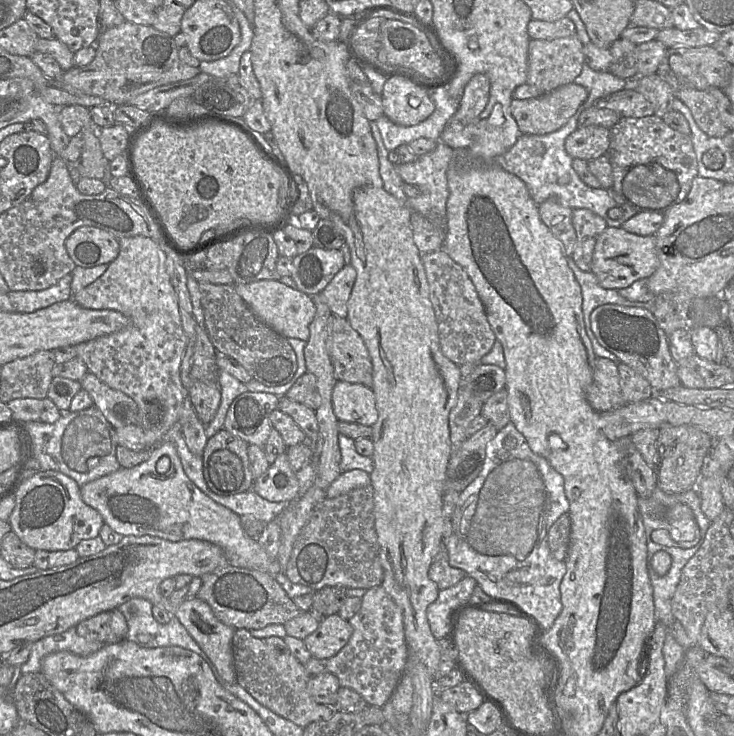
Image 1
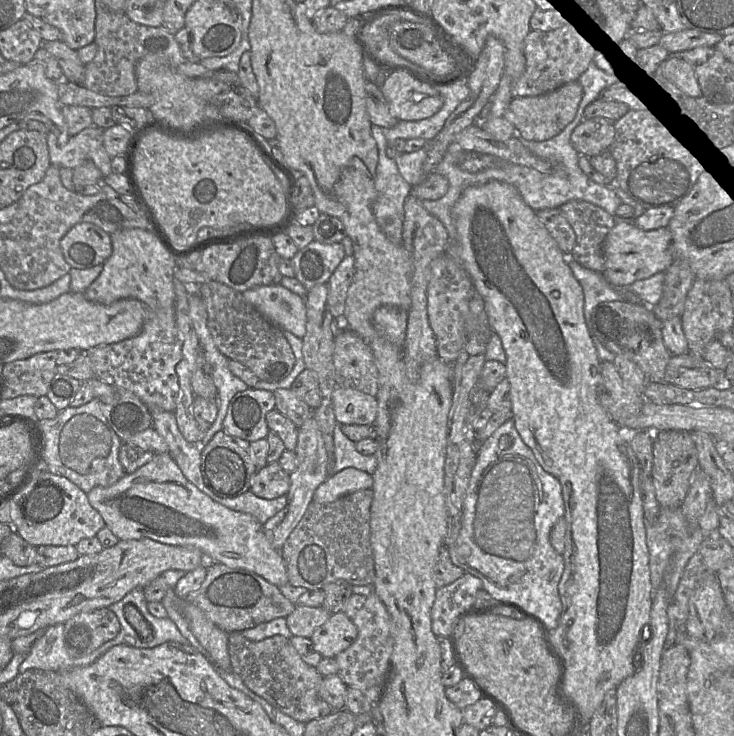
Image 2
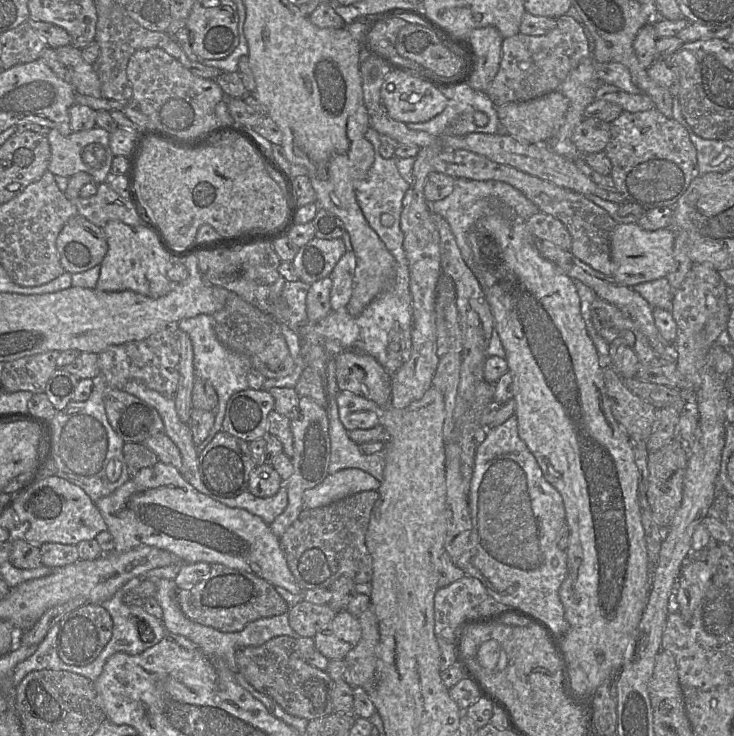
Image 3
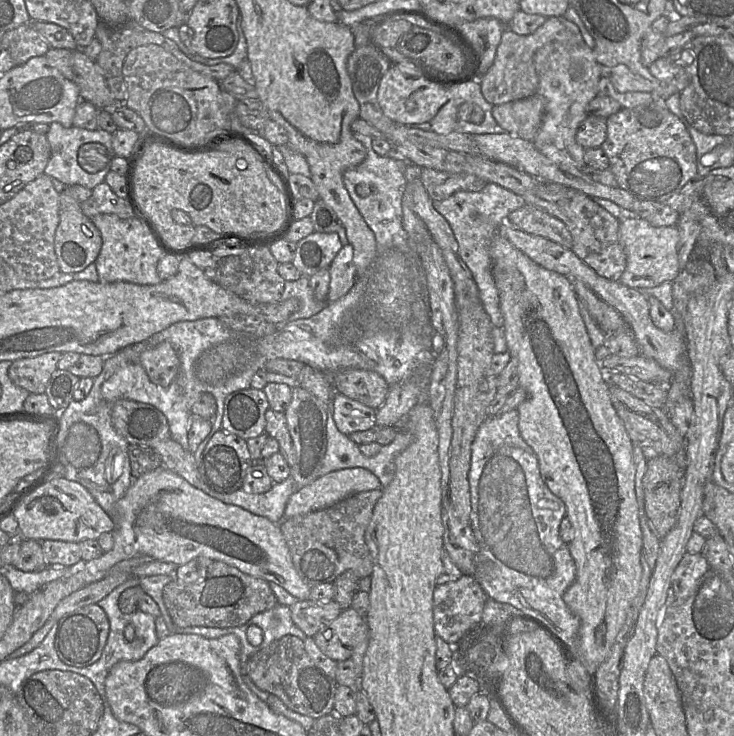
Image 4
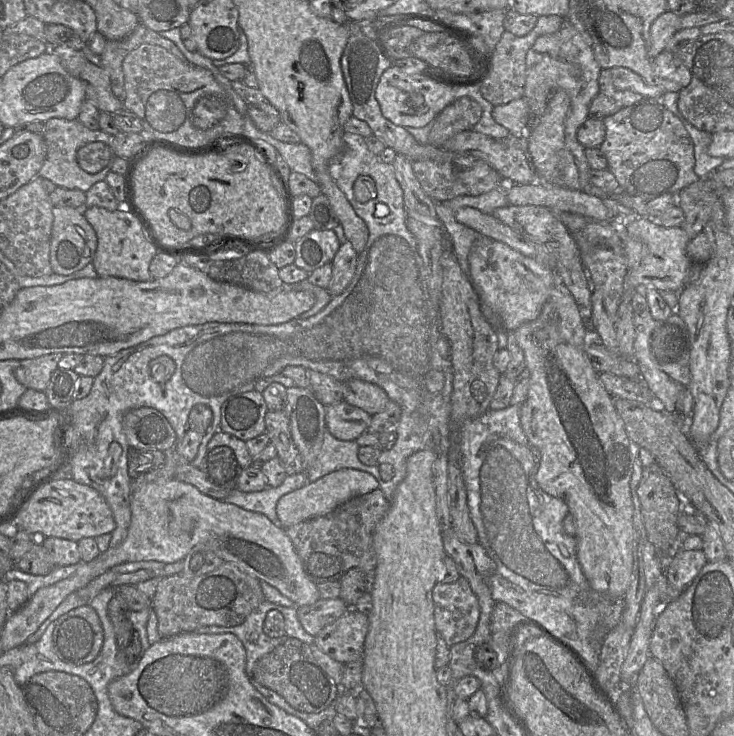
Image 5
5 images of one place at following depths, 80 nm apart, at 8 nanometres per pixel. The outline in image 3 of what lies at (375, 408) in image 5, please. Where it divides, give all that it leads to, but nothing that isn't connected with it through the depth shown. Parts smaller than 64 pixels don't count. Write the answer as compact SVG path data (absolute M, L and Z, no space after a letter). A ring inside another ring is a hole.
M343 351L335 357L340 391L349 391L373 401L381 409L390 404L391 375L372 356Z

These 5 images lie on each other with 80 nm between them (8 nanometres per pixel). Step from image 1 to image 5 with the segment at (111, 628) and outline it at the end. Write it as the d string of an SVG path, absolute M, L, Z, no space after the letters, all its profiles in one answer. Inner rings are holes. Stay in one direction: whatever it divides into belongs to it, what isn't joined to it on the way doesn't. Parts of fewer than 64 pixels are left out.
M90 605L75 608L55 621L54 650L66 662L92 662L99 655L103 642L101 621Z

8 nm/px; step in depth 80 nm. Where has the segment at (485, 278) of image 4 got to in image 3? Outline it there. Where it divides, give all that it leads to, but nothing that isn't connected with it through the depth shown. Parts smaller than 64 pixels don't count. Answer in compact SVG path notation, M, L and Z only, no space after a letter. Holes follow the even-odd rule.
M466 178L456 179L454 190L446 198L429 202L430 212L441 215L449 224L457 246L467 266L474 272L473 252L468 240L468 234L478 219L489 213L509 213L520 220L527 220L539 212L536 205L513 186L495 180L478 181Z

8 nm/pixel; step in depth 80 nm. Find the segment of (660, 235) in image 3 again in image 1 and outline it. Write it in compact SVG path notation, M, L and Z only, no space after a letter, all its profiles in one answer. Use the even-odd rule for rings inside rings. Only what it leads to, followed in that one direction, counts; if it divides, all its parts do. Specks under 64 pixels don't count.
M608 226L597 238L591 271L600 285L607 289L623 289L633 282L651 276L659 266L654 235L641 236L624 230L621 226Z

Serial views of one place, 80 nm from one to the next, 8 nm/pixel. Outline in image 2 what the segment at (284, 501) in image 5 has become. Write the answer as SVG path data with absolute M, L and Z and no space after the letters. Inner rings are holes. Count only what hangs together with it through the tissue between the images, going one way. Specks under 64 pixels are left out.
M345 468L330 475L315 491L313 502L331 503L348 495L364 489L372 489L372 475L357 468Z

